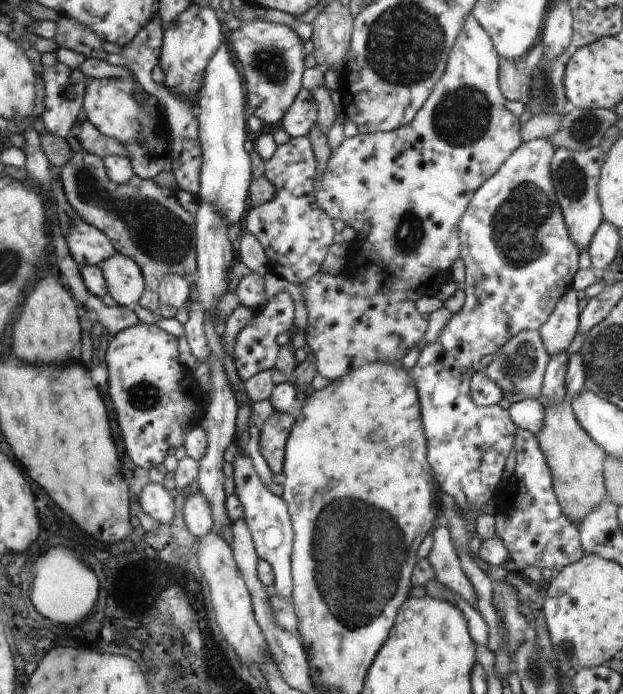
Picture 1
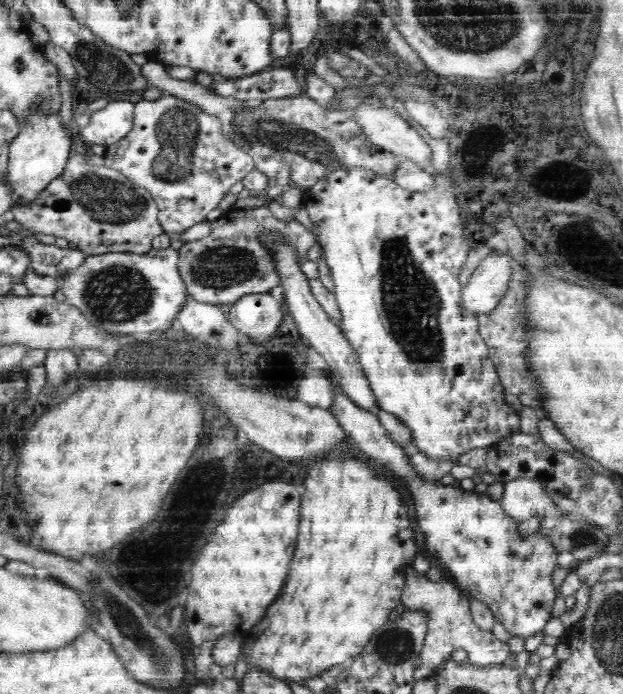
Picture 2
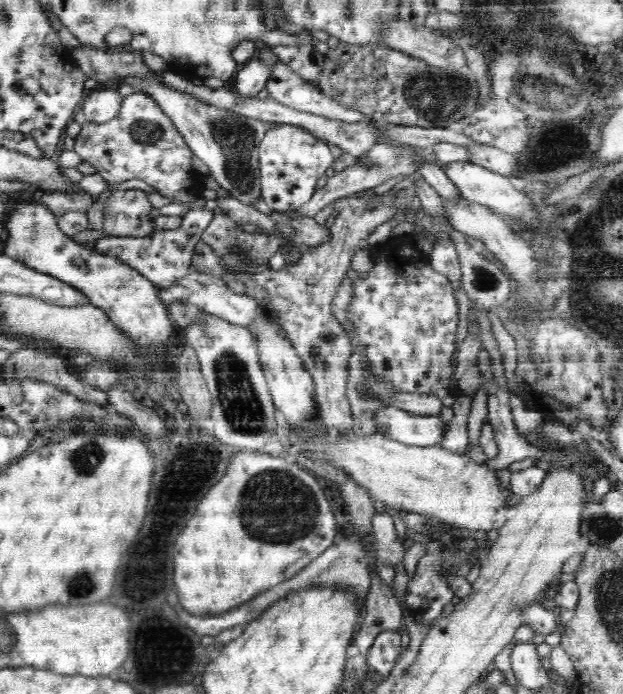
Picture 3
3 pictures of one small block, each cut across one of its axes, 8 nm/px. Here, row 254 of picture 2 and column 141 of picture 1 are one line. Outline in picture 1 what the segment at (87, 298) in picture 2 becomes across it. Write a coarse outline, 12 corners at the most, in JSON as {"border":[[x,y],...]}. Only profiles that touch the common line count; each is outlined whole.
{"border":[[130,76],[86,79],[86,118],[136,175],[173,169],[164,105]]}

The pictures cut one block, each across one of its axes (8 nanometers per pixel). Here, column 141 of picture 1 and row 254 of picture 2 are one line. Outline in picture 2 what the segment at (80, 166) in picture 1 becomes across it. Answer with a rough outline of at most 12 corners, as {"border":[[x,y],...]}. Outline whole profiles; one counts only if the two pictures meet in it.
{"border":[[236,206],[177,250],[189,296],[219,306],[276,288],[266,233],[304,263],[317,242],[268,206]]}

